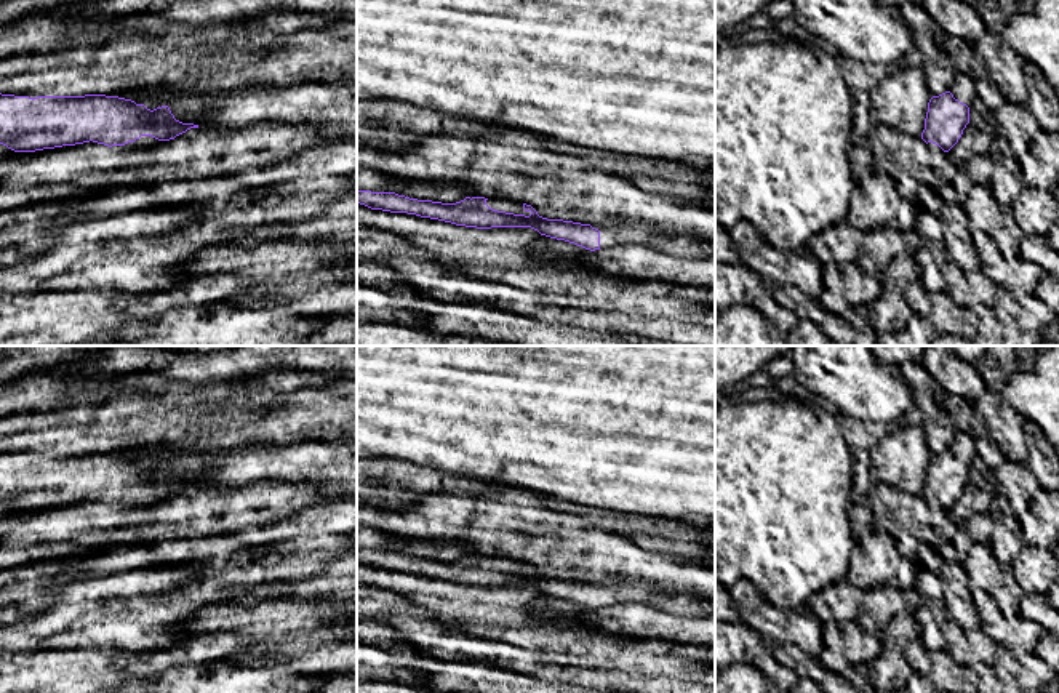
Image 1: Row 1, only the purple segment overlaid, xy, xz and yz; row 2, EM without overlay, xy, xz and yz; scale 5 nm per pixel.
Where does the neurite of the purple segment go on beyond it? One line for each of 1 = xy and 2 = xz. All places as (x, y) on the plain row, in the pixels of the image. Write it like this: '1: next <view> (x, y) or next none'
1: next none
2: next xz (629, 592)

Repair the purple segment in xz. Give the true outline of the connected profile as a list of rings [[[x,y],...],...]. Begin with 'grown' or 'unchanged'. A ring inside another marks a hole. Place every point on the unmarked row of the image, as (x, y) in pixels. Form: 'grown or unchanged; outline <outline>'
grown; outline [[[357,549],[357,562],[371,568],[408,571],[421,576],[438,578],[456,584],[491,586],[531,586],[541,594],[565,599],[585,608],[605,608],[614,603],[645,603],[673,616],[705,618],[715,616],[715,600],[694,595],[680,595],[661,591],[645,583],[590,584],[563,578],[547,578],[523,562],[530,575],[493,568],[485,555],[466,555],[456,562],[418,559],[395,551]]]

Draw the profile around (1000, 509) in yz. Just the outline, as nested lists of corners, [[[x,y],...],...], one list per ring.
[[[993,495],[989,514],[993,520],[990,549],[997,560],[1009,568],[1024,547],[1021,523],[1009,504],[1001,495]]]

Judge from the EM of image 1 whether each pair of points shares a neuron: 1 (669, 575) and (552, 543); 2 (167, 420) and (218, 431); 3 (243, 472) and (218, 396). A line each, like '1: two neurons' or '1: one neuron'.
1: one neuron
2: one neuron
3: two neurons

